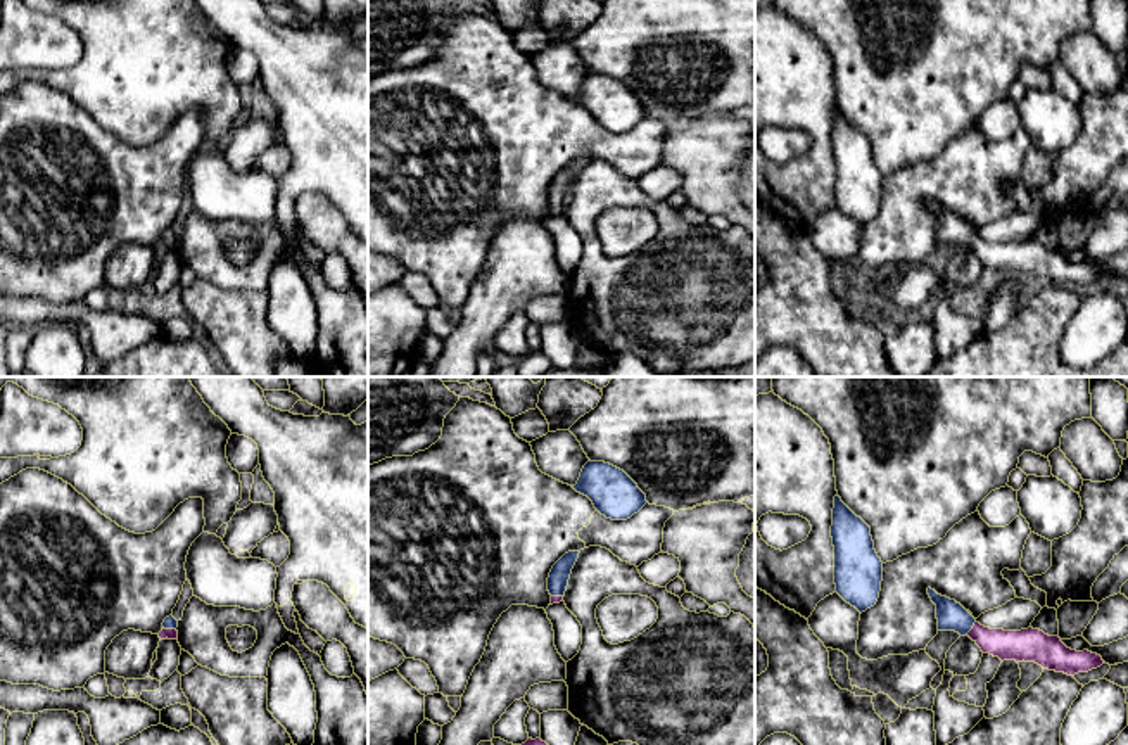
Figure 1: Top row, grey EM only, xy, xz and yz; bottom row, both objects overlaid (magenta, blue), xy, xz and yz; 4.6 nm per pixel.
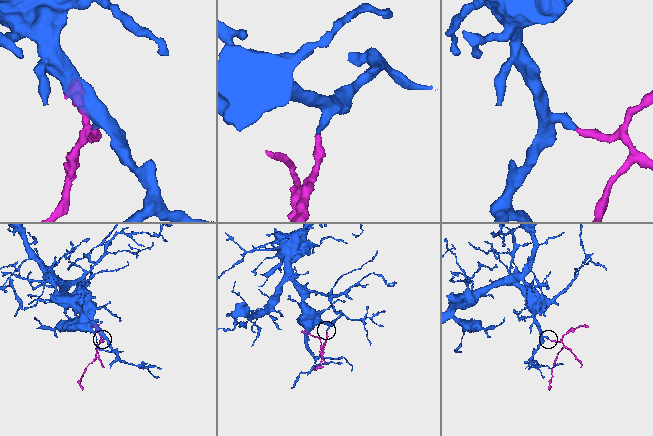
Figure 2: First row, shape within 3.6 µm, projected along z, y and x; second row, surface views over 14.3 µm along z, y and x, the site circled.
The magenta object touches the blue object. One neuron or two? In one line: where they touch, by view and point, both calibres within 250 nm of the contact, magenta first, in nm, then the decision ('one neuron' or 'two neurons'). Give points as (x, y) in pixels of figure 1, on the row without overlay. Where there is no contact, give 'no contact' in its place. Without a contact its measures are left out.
yz (973, 241) | 140/140 nm | one neuron

